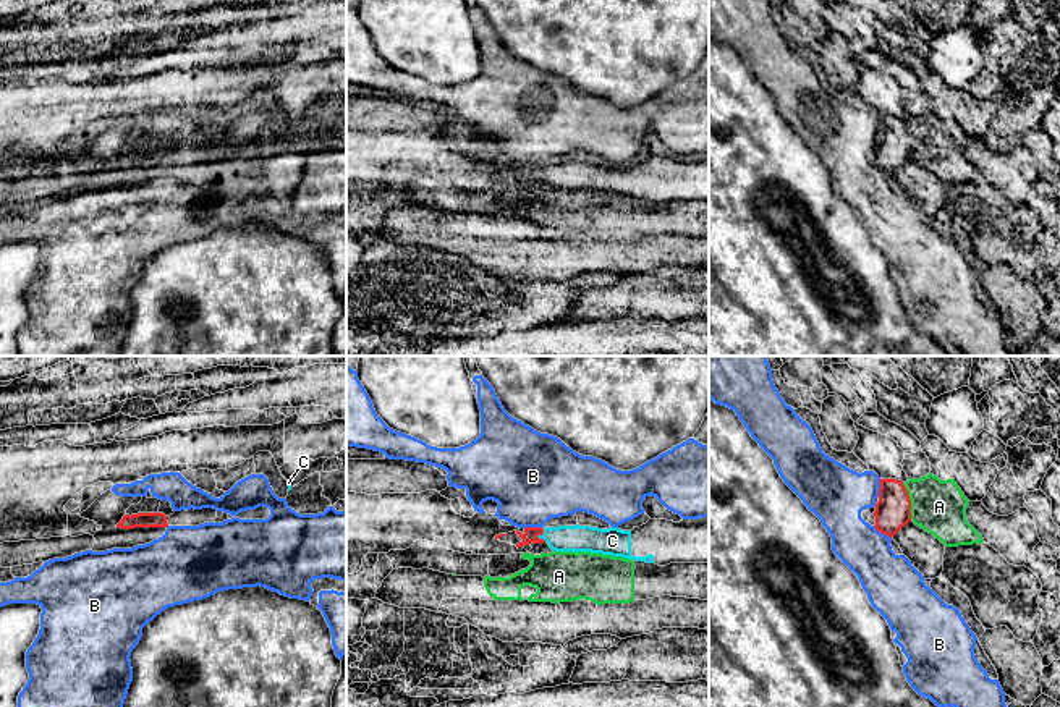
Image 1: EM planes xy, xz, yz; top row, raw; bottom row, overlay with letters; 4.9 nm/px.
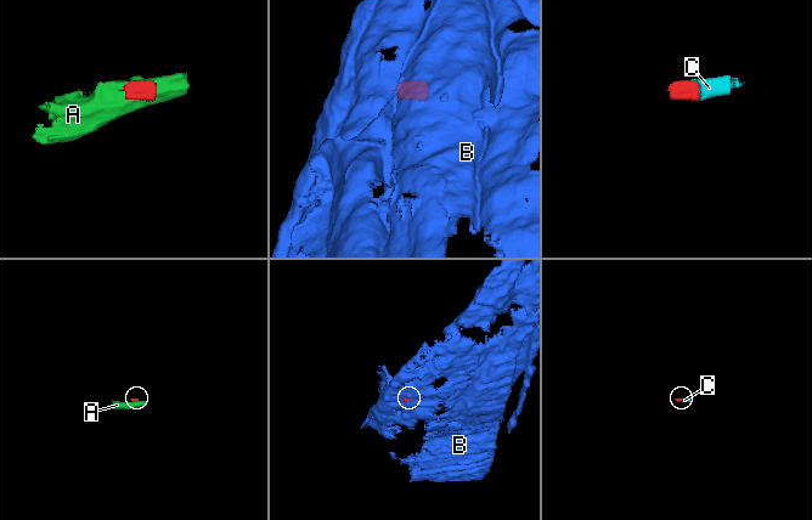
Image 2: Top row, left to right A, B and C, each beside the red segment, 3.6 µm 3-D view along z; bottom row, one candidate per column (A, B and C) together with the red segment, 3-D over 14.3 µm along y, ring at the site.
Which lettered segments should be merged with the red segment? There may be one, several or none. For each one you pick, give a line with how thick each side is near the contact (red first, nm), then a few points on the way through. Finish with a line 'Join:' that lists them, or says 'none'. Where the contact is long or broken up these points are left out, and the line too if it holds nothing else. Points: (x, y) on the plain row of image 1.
C: Thickness 70 nm (red) against 130 nm. Path across: xz (530, 172), (541, 172), (576, 175)
Join: C

